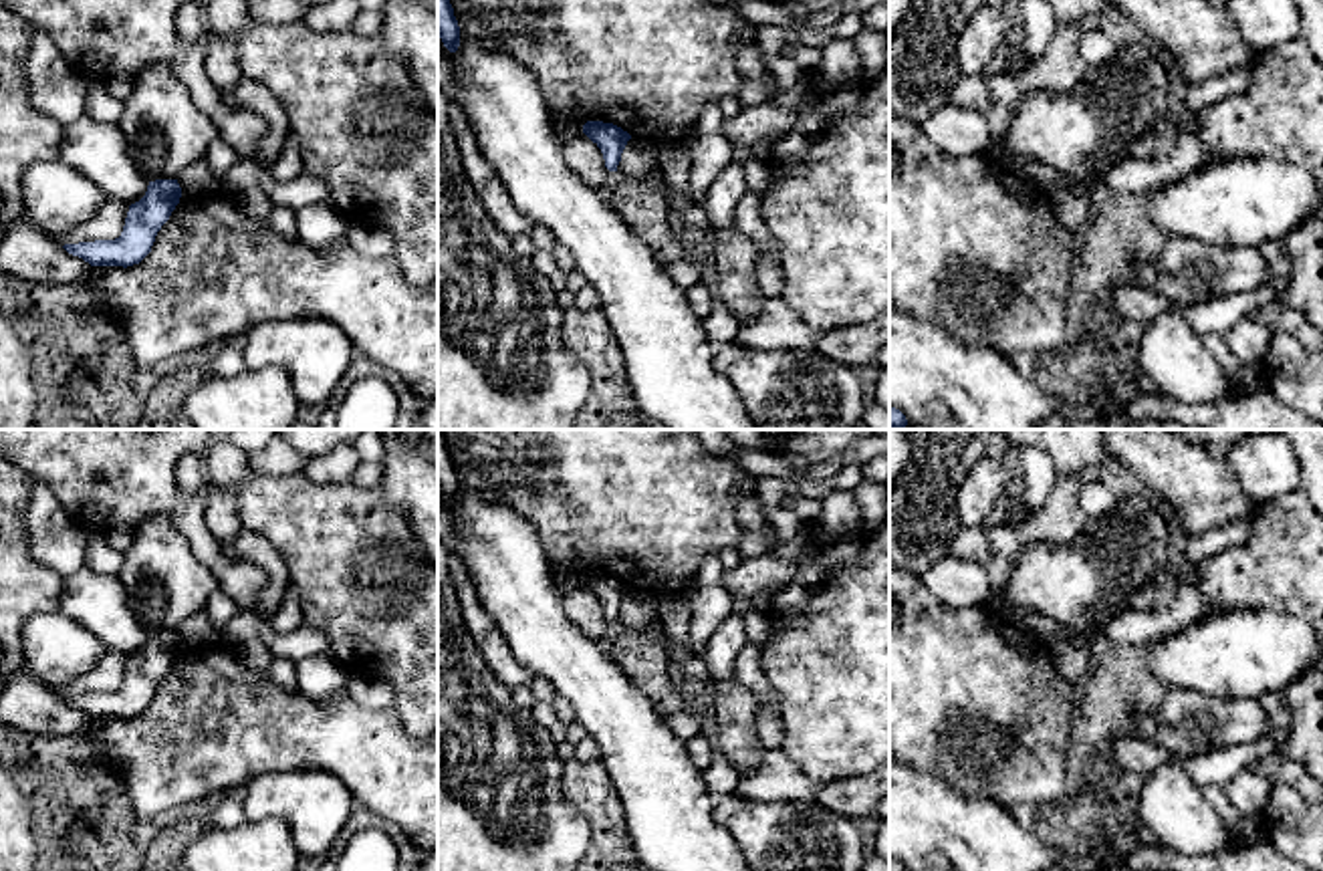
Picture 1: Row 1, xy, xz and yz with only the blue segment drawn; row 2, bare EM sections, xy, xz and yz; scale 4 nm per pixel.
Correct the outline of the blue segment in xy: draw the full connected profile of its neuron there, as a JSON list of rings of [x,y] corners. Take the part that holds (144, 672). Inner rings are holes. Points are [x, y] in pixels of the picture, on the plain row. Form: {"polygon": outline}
{"polygon": [[[177,631],[149,633],[145,647],[129,657],[125,677],[115,692],[65,696],[63,700],[91,718],[133,718],[139,716],[155,694],[157,683],[179,655]]]}

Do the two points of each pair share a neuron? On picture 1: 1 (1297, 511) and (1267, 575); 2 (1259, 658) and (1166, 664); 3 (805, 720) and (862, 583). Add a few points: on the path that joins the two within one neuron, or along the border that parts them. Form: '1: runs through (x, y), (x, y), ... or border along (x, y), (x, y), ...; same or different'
1: runs through (1297, 527), (1297, 545), (1283, 559); same
2: runs through (1237, 658), (1188, 660); same
3: runs through (839, 686), (862, 664), (862, 617); same

